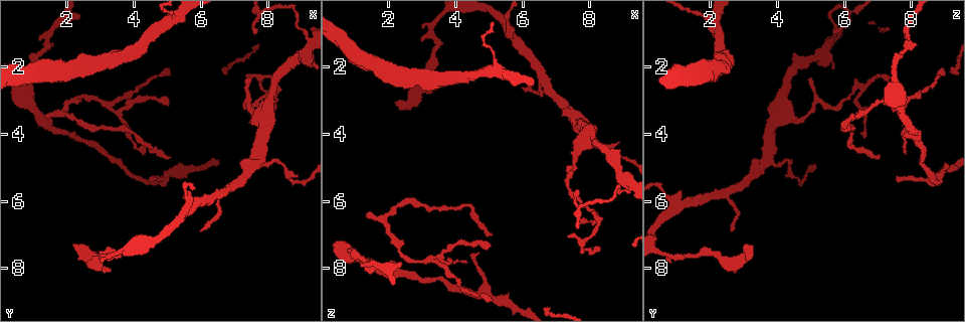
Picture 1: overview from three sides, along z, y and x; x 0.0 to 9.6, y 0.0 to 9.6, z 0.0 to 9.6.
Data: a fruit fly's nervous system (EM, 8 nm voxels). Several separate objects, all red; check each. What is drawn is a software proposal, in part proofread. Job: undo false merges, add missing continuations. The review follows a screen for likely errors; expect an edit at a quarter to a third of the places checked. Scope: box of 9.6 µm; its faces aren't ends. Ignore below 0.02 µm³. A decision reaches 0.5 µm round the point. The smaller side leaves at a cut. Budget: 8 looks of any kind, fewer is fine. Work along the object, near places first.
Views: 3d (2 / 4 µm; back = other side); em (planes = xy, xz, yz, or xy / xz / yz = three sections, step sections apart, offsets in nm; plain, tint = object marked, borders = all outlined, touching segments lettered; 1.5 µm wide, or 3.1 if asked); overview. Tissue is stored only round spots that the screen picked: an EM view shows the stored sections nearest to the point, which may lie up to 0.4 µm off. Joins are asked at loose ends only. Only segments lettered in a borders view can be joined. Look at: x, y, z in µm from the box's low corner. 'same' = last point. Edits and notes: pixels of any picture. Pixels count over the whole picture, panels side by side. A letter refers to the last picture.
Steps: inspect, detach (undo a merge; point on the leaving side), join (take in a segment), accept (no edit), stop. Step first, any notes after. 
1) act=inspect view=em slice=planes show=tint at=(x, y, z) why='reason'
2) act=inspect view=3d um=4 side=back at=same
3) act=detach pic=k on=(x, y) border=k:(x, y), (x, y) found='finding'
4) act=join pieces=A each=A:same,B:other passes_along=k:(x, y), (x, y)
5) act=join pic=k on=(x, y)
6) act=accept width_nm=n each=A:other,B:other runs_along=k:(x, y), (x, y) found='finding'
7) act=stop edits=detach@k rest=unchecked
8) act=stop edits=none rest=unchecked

act=inspect view=em slice=xy step=8 show=borders at=(8.30, 3.05, 7.40)

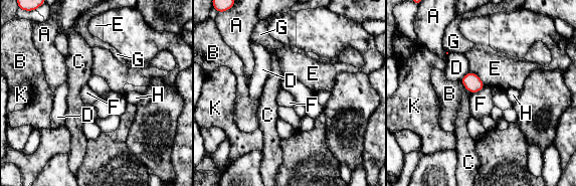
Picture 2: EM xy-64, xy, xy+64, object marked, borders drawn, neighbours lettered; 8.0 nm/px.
act=inspect view=em slice=planes show=borders at=same why='another direction'

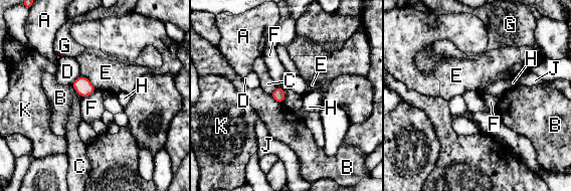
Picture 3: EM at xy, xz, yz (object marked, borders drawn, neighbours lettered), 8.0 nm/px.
act=accept each=A:other,B:other,C:other,D:other,E:other,F:other,G:other,H:other,J:other,K:other border=3:(276, 85), (284, 90), (281, 103) found='none of them fits'

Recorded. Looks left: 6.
act=inspect view=em slice=xy step=4 show=tint at=(3.30, 3.25, 7.70) why='sharp bend'

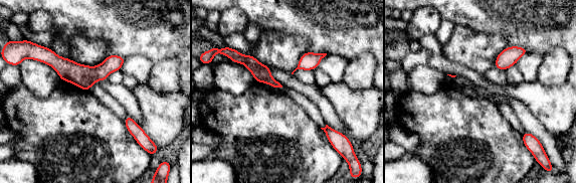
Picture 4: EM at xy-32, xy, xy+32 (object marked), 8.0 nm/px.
act=inspect view=em slice=planes show=borders at=same

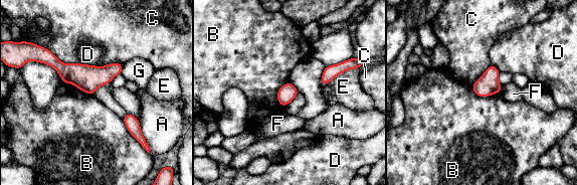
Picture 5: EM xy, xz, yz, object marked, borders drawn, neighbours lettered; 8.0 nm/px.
act=accept width_nm=140 longest_contact=C:300nm each=A:other,B:other,C:other,D:other,E:other,F:other,G:other found='continuous, no second cell'

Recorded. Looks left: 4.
act=inspect view=3d um=2 at=(7.55, 1.00, 5.60) why='tapers out'

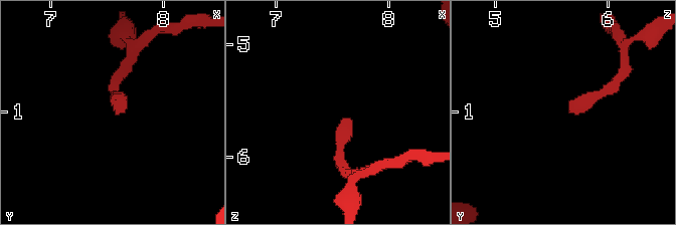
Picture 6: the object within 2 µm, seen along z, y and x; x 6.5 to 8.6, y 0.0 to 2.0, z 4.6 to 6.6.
act=inspect view=em slice=planes show=borders at=(7.60, 0.98, 5.64)

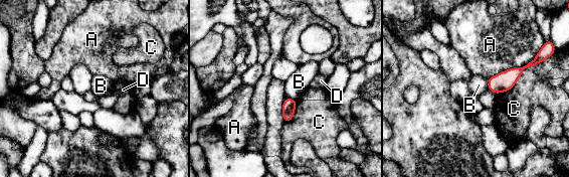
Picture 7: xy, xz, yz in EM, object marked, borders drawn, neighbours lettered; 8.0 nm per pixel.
act=accept longest_contact=C:550nm each=A:other,B:other,C:other,D:other border=7:(488, 89), (496, 94) found='none of them fits'

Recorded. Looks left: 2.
act=stop edits=none rest=unchecked

